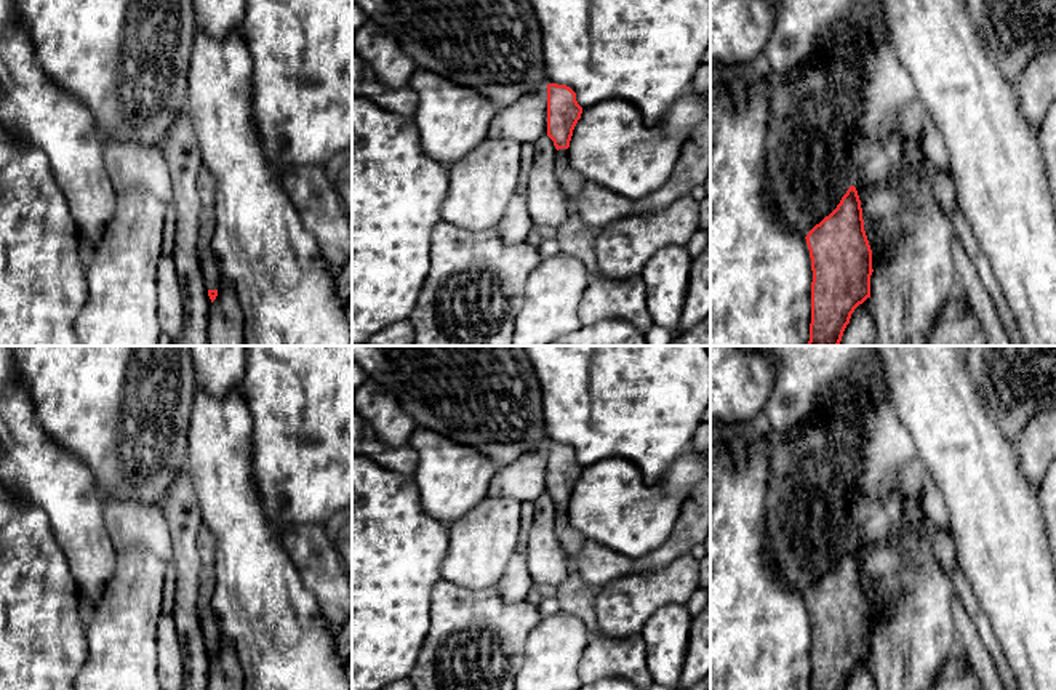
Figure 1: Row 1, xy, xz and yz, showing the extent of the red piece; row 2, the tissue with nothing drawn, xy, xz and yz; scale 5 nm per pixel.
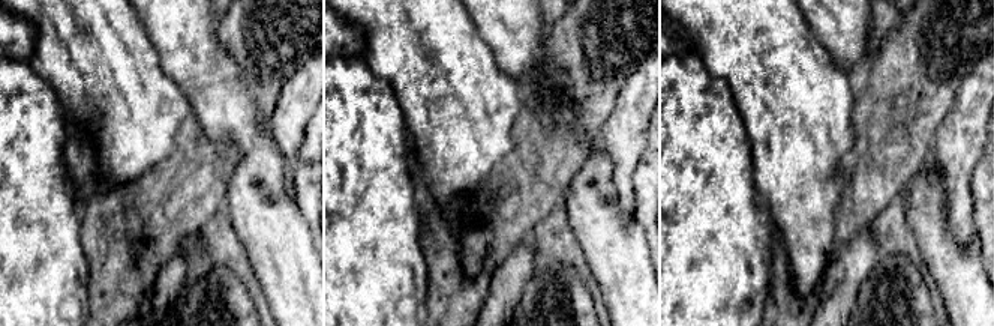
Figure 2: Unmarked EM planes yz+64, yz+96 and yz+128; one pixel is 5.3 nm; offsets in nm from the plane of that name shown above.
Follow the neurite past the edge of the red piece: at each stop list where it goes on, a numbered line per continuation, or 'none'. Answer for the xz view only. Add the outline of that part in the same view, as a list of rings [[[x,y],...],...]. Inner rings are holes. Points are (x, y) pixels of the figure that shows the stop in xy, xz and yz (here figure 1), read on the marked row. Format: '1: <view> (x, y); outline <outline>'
1: xz (572, 181); outline [[[568,149],[557,150],[557,162],[554,166],[555,178],[565,194],[568,195],[571,207],[578,195],[581,194],[582,187],[586,186],[586,178],[573,168],[568,157]]]

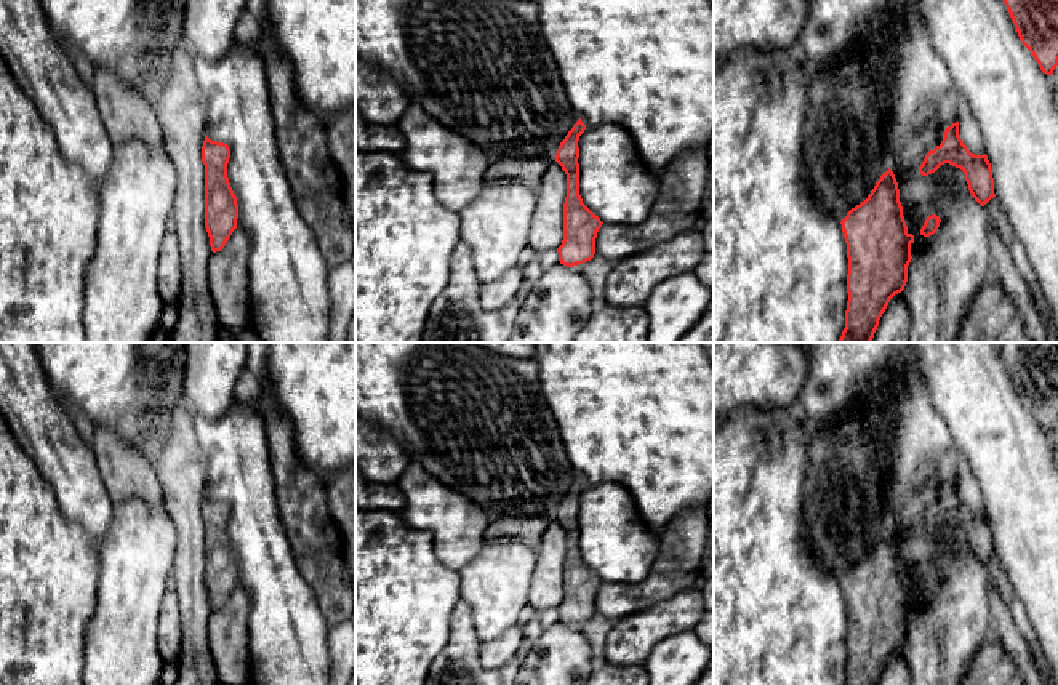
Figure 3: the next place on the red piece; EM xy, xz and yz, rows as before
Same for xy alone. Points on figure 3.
none

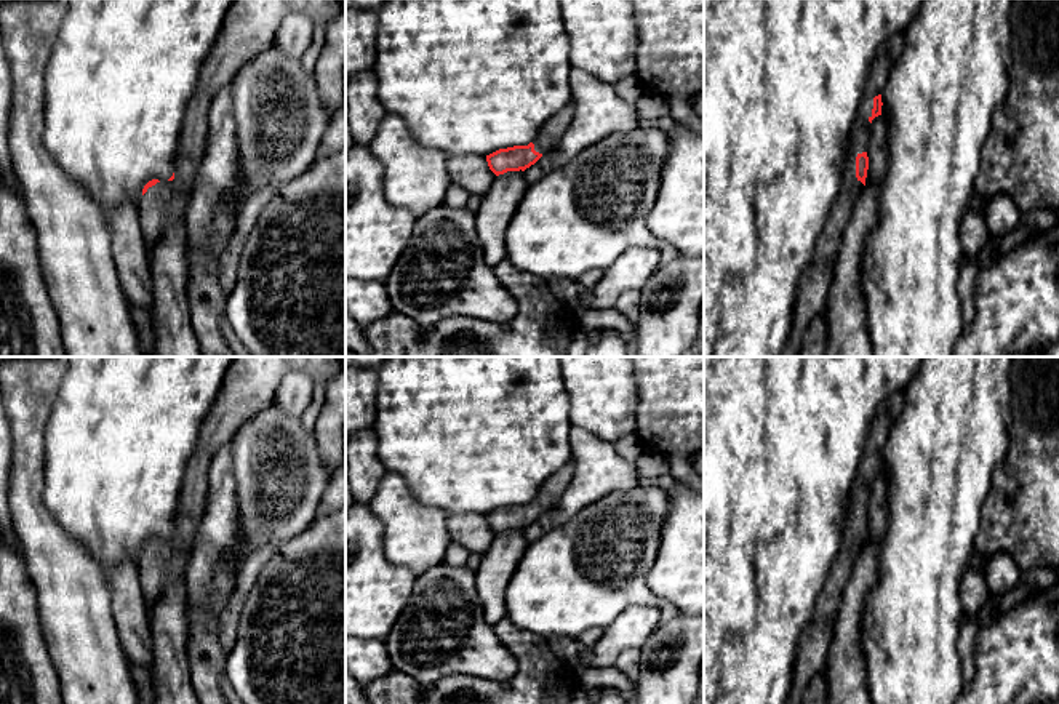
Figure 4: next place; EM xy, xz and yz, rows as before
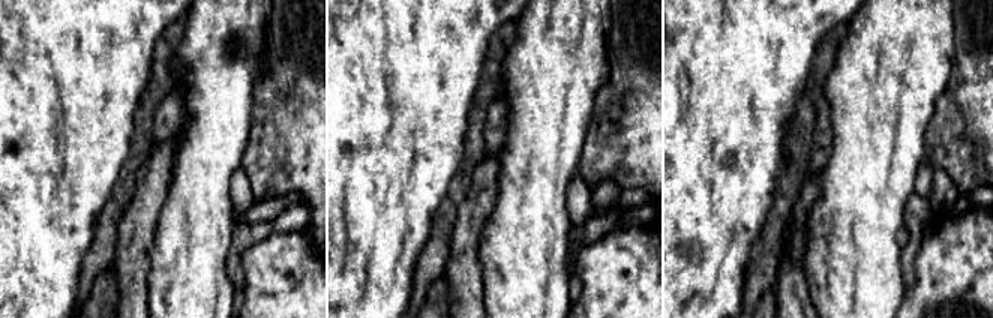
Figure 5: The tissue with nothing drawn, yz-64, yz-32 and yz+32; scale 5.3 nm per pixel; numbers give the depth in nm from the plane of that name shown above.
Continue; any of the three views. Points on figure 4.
1: yz (813, 290); outline [[[894,34],[878,46],[872,59],[862,101],[851,125],[849,142],[843,160],[841,186],[825,218],[825,224],[816,238],[813,258],[800,274],[795,290],[792,326],[781,357],[798,357],[809,322],[825,309],[835,275],[835,264],[841,250],[843,232],[864,186],[856,178],[856,157],[869,149],[869,118],[872,117],[873,98],[883,93],[902,46],[904,34]]]

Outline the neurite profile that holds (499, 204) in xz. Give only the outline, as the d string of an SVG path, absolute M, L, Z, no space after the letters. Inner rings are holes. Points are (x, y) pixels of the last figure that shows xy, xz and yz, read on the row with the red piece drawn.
M507 171L496 176L490 190L482 195L475 213L475 230L483 246L485 261L493 269L507 258L507 229L526 189L525 171Z

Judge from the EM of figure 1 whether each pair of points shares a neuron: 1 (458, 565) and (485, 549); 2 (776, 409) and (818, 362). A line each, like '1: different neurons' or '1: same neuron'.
1: same neuron
2: same neuron

